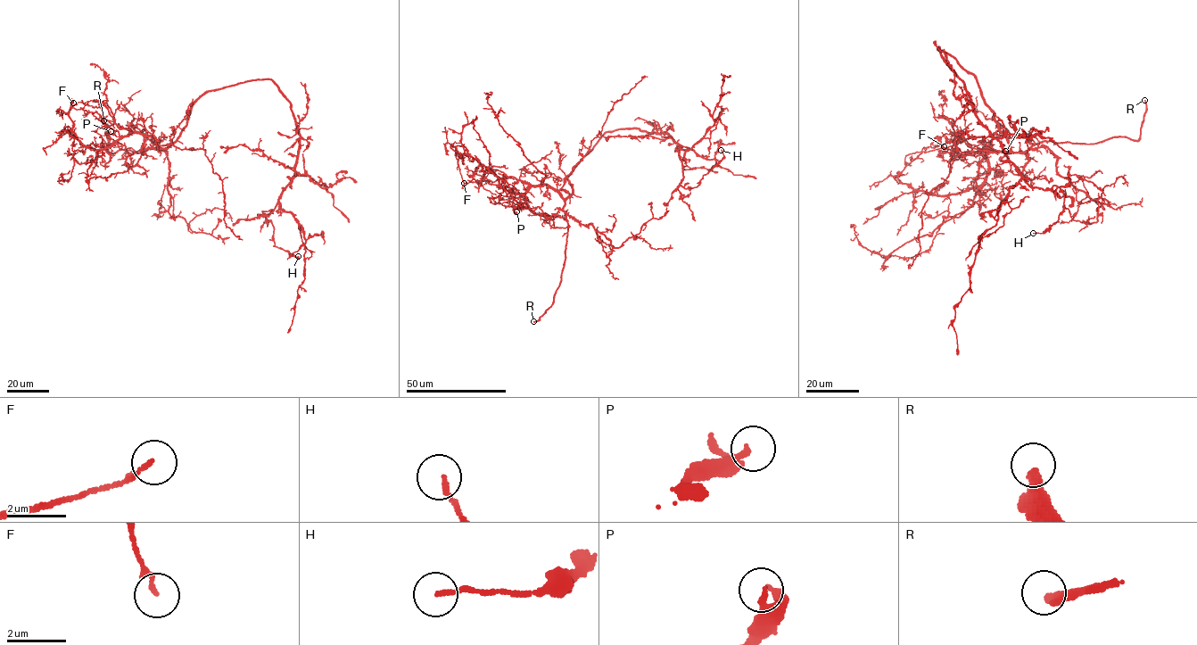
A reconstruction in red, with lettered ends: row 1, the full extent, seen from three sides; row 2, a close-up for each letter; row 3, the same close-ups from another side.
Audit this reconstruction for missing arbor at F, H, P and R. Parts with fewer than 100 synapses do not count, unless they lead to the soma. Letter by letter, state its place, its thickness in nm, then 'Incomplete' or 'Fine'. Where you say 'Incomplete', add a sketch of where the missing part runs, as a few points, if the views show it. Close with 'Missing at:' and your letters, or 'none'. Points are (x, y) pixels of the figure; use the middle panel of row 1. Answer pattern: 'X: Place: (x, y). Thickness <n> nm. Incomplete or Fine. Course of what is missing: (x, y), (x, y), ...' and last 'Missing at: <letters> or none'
F: Place: (464, 183). Thickness 140 nm. Fine
H: Place: (721, 150). Thickness 140 nm. Fine
P: Place: (516, 211). Thickness 260 nm. Fine
R: Place: (533, 321). Thickness 320 nm. Incomplete
Missing at: R

